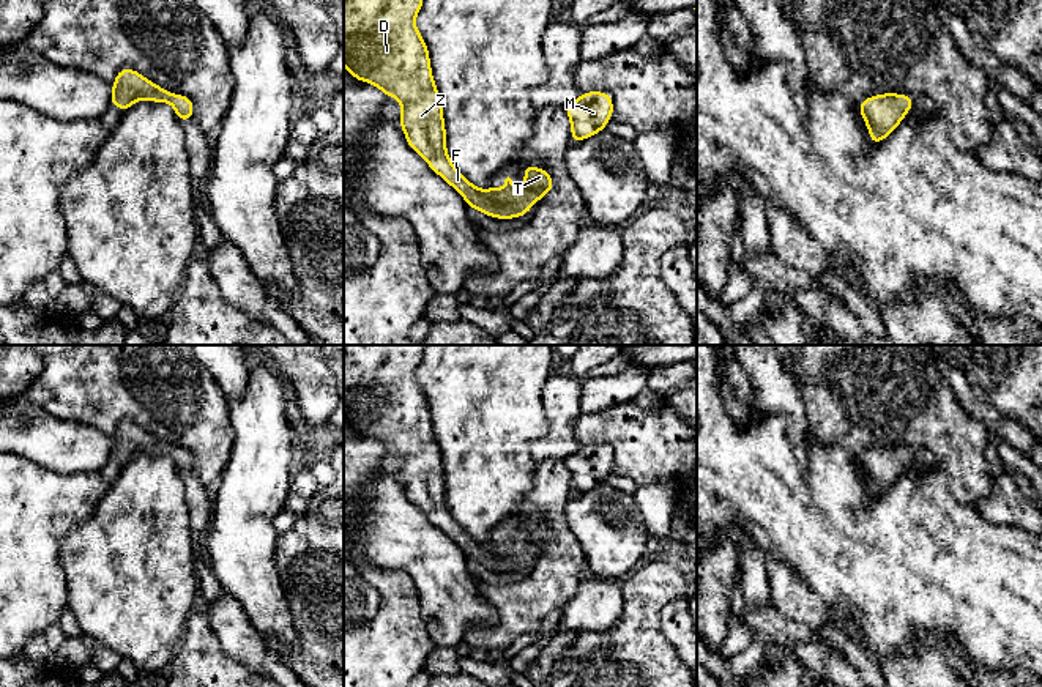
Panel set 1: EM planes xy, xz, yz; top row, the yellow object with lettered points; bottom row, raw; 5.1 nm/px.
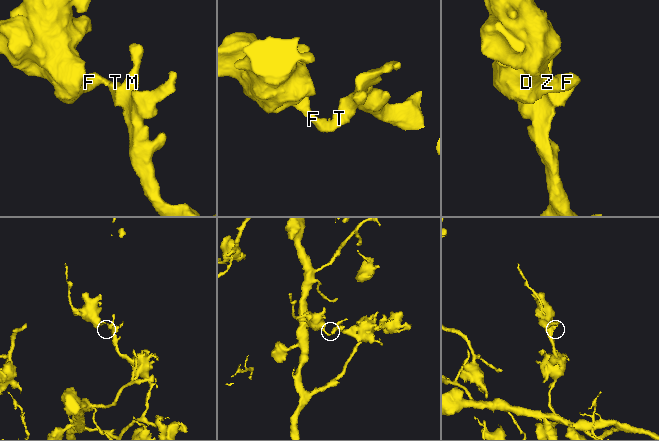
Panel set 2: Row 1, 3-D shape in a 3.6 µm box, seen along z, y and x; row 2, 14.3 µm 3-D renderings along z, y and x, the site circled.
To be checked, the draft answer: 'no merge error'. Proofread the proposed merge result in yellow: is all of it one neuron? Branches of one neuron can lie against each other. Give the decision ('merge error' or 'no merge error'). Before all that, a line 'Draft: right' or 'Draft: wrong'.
Draft: right
no merge error

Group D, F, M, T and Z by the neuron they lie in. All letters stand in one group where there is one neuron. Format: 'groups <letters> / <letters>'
groups D F M T Z

